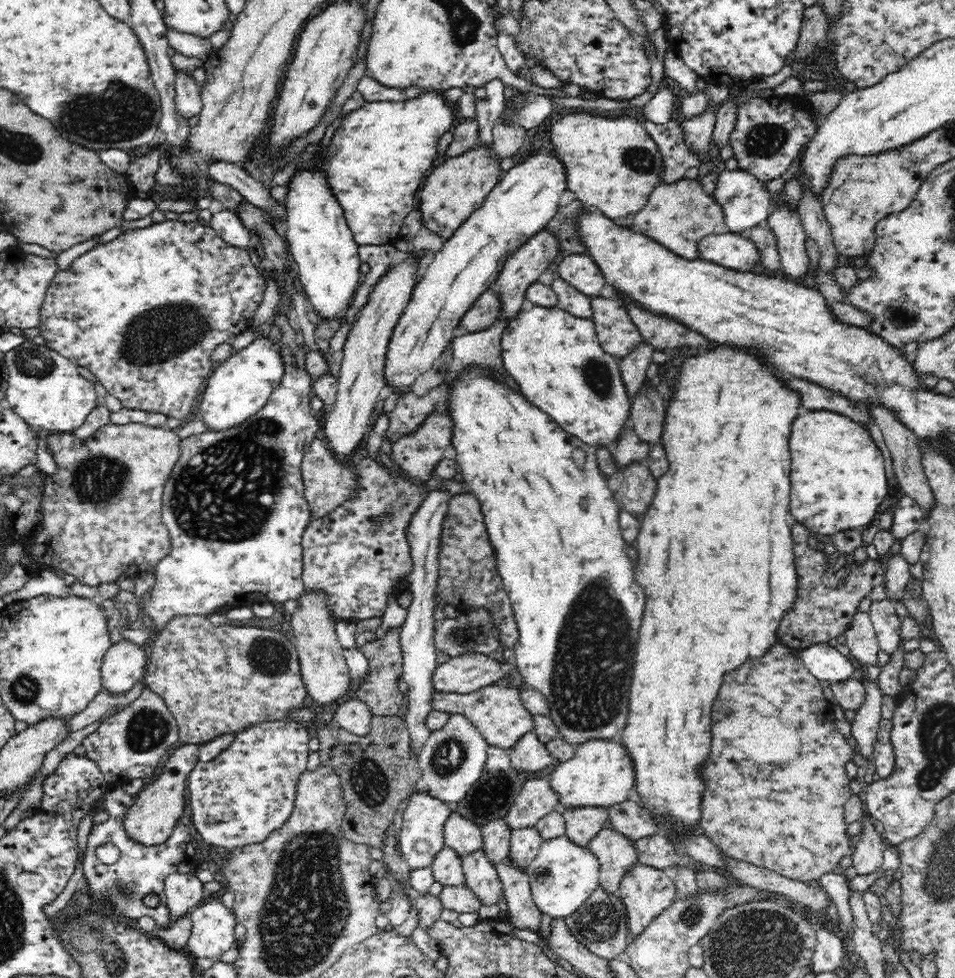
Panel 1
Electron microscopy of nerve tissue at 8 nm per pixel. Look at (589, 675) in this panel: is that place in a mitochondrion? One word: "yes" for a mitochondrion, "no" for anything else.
yes

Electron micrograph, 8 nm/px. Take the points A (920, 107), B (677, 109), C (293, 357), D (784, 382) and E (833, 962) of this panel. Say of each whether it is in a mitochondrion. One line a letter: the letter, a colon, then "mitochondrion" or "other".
A: other
B: other
C: mitochondrion
D: other
E: other

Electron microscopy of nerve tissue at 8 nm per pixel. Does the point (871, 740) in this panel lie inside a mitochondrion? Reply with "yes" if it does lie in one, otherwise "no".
no

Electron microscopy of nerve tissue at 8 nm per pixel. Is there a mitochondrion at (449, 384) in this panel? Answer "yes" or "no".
no

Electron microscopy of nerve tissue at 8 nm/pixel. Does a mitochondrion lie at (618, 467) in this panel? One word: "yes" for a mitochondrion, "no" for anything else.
no

